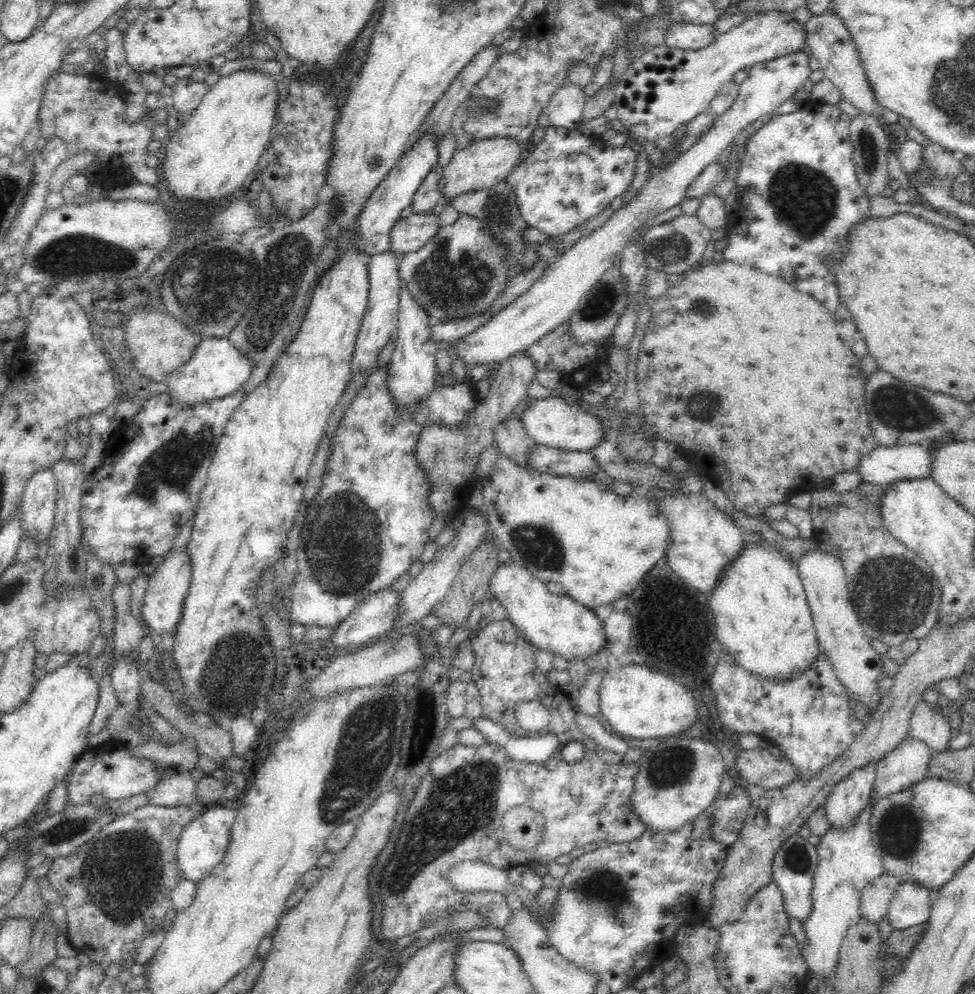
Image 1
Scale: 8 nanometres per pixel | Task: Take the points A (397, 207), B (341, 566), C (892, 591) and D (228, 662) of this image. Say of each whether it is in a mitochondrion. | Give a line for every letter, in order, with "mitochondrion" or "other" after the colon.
A: other
B: mitochondrion
C: mitochondrion
D: mitochondrion

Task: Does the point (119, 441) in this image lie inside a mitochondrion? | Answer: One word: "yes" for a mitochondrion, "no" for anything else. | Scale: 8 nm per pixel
no

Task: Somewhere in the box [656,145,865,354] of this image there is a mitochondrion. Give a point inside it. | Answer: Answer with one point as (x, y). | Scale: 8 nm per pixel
(801, 197)

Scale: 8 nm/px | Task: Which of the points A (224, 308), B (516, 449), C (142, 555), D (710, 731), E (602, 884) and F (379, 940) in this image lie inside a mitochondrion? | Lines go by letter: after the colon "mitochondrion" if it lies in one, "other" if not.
A: mitochondrion
B: other
C: other
D: other
E: mitochondrion
F: other

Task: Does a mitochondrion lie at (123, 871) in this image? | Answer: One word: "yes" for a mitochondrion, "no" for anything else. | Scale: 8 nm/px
yes

